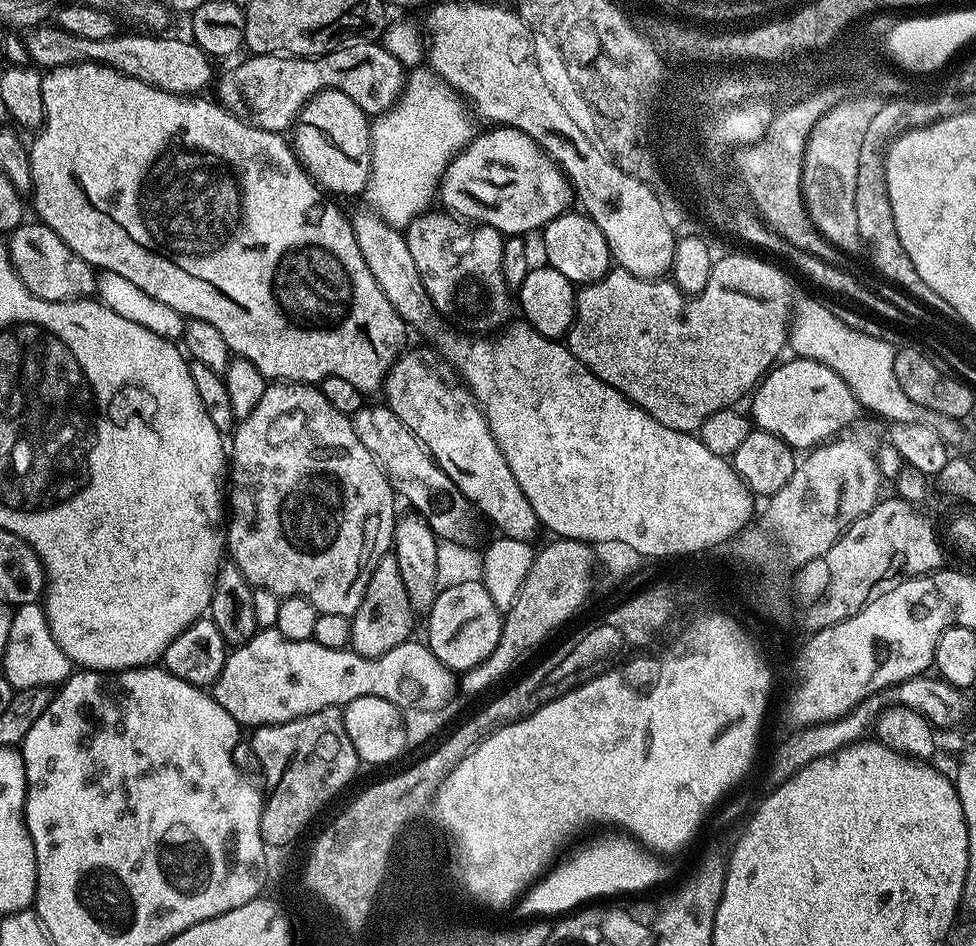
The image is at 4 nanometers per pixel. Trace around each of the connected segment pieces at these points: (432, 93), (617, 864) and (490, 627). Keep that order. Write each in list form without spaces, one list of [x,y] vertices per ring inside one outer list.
[[[417,66],[411,69],[399,102],[371,121],[372,173],[368,179],[366,197],[372,203],[369,205],[380,213],[387,224],[401,230],[407,229],[408,223],[421,215],[429,207],[427,204],[434,200],[449,161],[472,139],[474,129],[460,104],[461,97],[448,87],[445,80],[441,80],[431,68]]]
[[[612,834],[610,838],[604,838],[594,842],[591,846],[580,849],[570,860],[561,861],[555,865],[546,875],[542,876],[535,884],[528,889],[517,903],[516,911],[524,917],[524,920],[537,920],[543,918],[556,918],[567,915],[588,903],[597,901],[596,898],[606,896],[618,896],[620,894],[634,894],[644,892],[652,887],[656,888],[666,883],[672,876],[669,868],[662,864],[653,853],[648,852],[641,845],[636,843],[629,836]]]
[[[481,581],[462,582],[461,585],[439,589],[434,606],[428,611],[426,623],[428,649],[438,662],[456,674],[470,671],[494,654],[494,646],[498,646],[504,625],[502,609],[495,604]]]

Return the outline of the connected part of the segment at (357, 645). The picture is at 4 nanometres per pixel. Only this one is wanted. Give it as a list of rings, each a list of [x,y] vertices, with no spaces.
[[[395,554],[383,556],[366,586],[362,606],[351,616],[352,643],[351,651],[359,656],[381,656],[394,646],[405,644],[413,635],[410,610],[410,598],[406,598],[406,582],[402,582],[402,570],[398,570],[398,558]]]

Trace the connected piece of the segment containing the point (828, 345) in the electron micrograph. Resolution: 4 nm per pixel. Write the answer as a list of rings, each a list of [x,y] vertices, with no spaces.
[[[803,303],[798,307],[799,323],[789,329],[789,347],[797,357],[801,359],[811,359],[821,361],[824,365],[830,366],[836,373],[850,386],[852,393],[856,396],[861,407],[874,414],[882,416],[892,424],[896,423],[920,423],[929,424],[932,428],[940,430],[945,427],[946,421],[944,417],[939,416],[934,410],[926,410],[922,406],[918,406],[914,402],[910,402],[910,398],[906,398],[906,394],[902,394],[902,386],[898,386],[898,378],[894,375],[894,358],[898,351],[897,345],[890,342],[882,342],[881,339],[870,338],[866,334],[858,334],[846,326],[845,322],[839,322],[833,315],[826,313],[817,304]]]

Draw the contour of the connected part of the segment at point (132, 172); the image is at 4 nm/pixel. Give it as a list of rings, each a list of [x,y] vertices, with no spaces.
[[[71,64],[65,68],[54,68],[41,79],[40,85],[42,86],[42,102],[44,103],[44,119],[38,131],[33,135],[37,136],[30,140],[28,150],[30,170],[32,171],[30,199],[32,199],[33,206],[36,207],[37,214],[40,215],[37,216],[39,223],[45,224],[50,230],[54,230],[54,234],[58,234],[58,238],[62,238],[62,242],[66,242],[66,246],[70,251],[81,256],[87,264],[91,264],[97,270],[122,274],[122,278],[126,278],[126,282],[134,282],[134,286],[138,286],[138,290],[146,290],[146,294],[150,294],[150,298],[158,298],[158,302],[166,302],[166,306],[178,310],[180,316],[188,320],[210,322],[210,326],[214,326],[218,329],[218,334],[222,334],[222,338],[226,338],[226,346],[232,352],[233,357],[248,360],[269,382],[315,385],[328,376],[337,376],[338,378],[346,378],[346,382],[350,382],[353,386],[358,386],[362,390],[369,390],[368,388],[379,389],[383,385],[384,377],[388,375],[392,363],[405,347],[404,331],[406,331],[406,325],[404,319],[400,317],[398,310],[394,310],[394,306],[390,304],[390,298],[386,298],[386,294],[382,292],[382,286],[378,286],[378,282],[374,282],[374,274],[370,274],[370,266],[366,266],[366,258],[362,258],[362,250],[358,250],[358,242],[352,229],[351,219],[340,213],[338,205],[331,204],[327,200],[329,197],[322,191],[320,184],[309,176],[307,168],[300,163],[293,145],[289,141],[287,144],[281,133],[268,132],[264,128],[257,128],[255,124],[250,124],[247,120],[237,116],[236,113],[229,112],[227,108],[219,103],[213,102],[211,104],[208,100],[200,100],[204,98],[193,98],[191,95],[175,96],[172,92],[163,92],[138,78],[124,76],[121,72],[108,68],[105,64]]]

